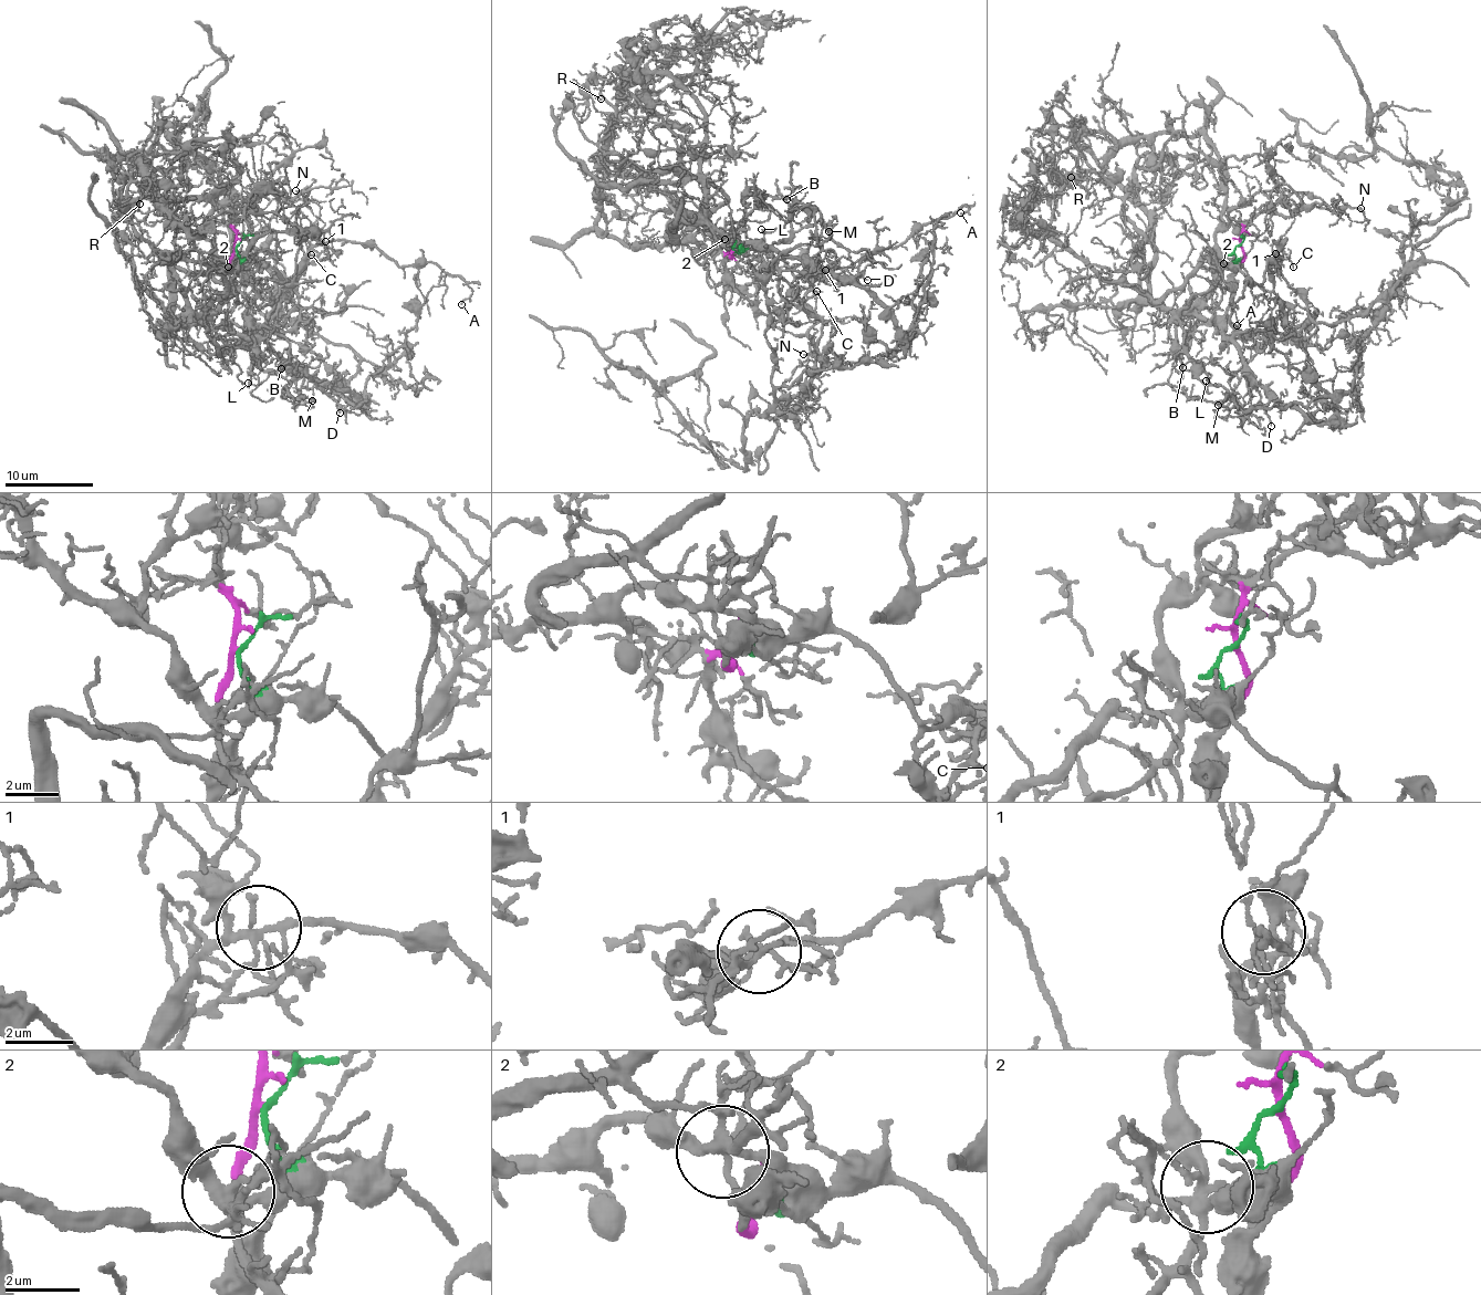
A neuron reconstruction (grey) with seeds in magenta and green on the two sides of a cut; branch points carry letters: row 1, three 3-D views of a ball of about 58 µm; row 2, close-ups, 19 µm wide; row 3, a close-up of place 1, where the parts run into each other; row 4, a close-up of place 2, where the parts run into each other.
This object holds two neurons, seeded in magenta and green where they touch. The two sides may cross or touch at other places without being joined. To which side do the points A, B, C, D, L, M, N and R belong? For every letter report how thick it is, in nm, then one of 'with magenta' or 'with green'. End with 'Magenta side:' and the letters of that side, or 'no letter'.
A: 130 nm | with green
B: 90 nm | with green
C: 130 nm | with green
D: 130 nm | with magenta
L: 110 nm | with green
M: 150 nm | with magenta
N: 110 nm | with magenta
R: 130 nm | with green
Magenta side: D, M, N

